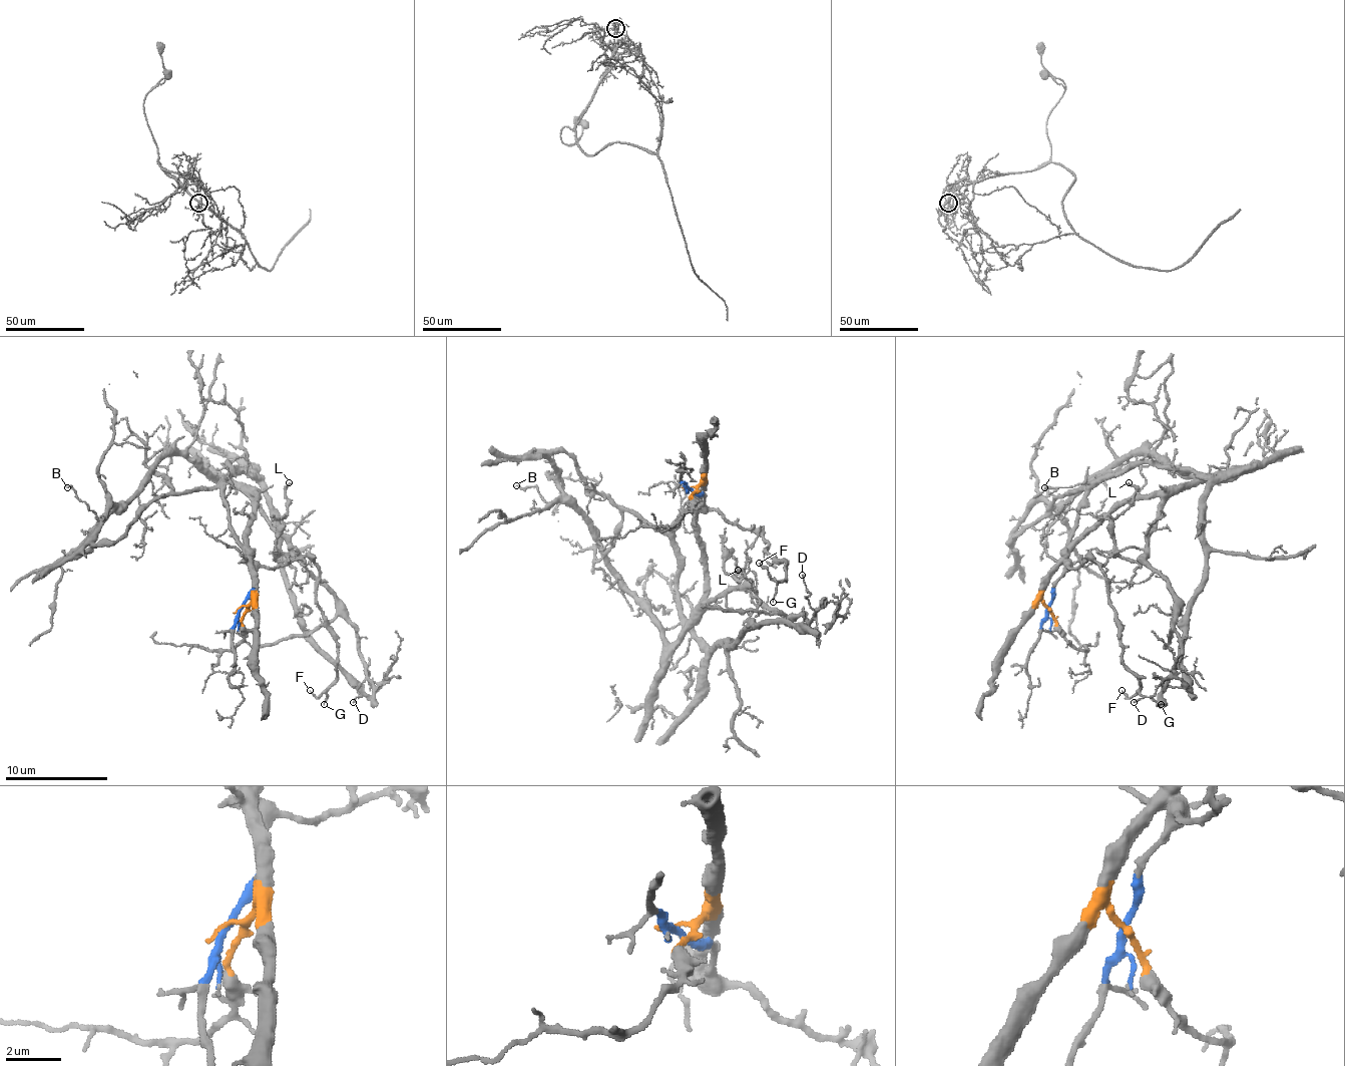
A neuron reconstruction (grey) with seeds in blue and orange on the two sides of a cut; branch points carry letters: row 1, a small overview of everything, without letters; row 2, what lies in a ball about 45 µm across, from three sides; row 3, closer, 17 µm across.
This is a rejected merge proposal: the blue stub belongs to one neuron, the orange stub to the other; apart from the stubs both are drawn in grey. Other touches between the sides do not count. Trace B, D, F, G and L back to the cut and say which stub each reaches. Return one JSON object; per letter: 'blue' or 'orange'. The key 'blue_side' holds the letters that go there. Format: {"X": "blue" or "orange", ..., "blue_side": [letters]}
{"B": "orange", "D": "orange", "F": "blue", "G": "blue", "L": "orange", "blue_side": ["F", "G"]}

